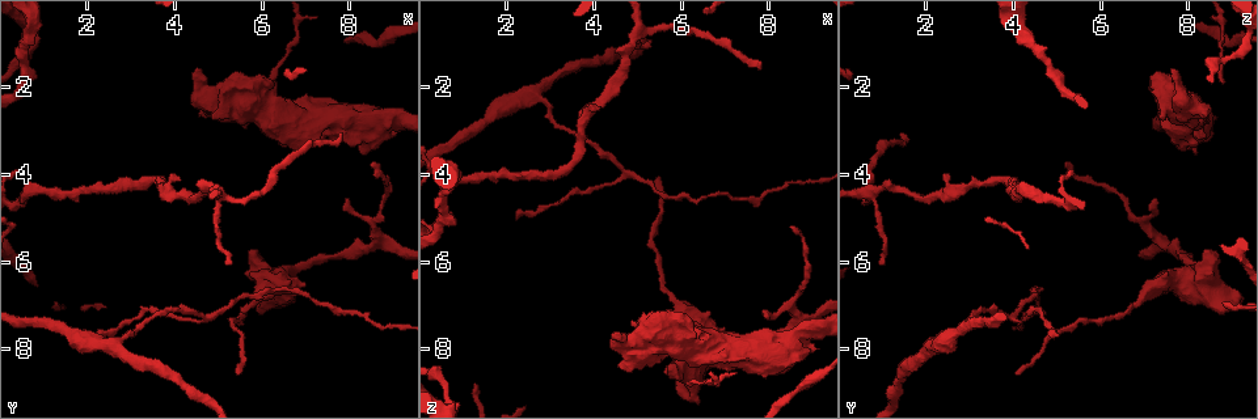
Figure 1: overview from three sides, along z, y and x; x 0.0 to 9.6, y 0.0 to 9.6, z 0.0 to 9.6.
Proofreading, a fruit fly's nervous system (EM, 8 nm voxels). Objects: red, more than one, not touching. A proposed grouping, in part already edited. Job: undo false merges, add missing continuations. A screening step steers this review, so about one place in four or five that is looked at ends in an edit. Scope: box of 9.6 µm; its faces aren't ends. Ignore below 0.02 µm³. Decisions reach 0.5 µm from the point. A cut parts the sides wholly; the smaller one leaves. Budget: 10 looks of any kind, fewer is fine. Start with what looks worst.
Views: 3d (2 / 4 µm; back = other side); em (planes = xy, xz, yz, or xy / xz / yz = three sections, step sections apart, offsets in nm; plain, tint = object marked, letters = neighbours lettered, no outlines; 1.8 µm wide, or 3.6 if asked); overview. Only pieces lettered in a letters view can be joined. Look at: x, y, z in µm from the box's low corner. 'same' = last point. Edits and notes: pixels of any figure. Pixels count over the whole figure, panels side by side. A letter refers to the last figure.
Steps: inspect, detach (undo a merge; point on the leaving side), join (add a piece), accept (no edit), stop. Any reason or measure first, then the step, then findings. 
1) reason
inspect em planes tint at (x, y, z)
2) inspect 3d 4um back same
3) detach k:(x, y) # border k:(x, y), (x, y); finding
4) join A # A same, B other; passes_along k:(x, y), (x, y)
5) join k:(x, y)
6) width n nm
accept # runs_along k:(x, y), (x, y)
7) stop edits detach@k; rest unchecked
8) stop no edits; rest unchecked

calibre changes
inspect 3d 4um back at (8.80, 2.80, 7.50)

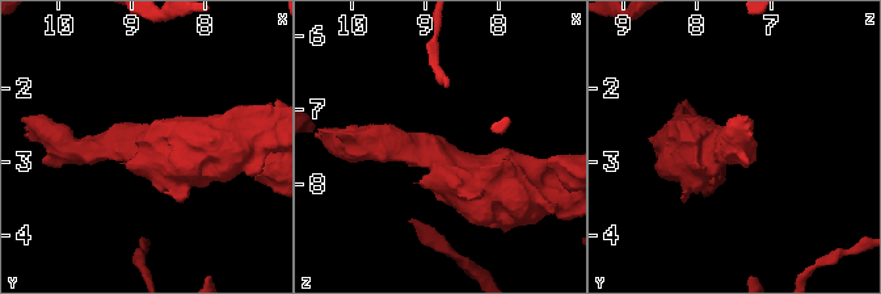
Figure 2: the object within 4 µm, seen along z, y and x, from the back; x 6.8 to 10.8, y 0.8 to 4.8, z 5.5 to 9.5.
inspect em xy step 4 tint same

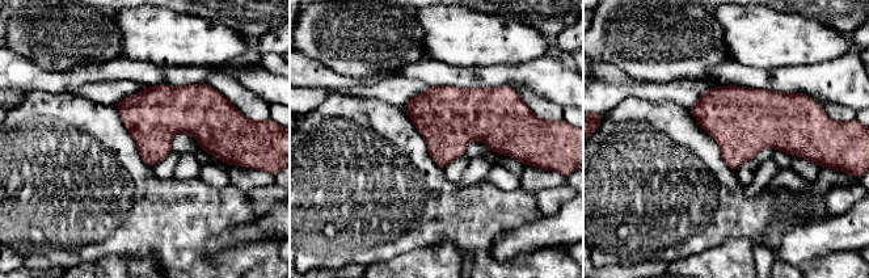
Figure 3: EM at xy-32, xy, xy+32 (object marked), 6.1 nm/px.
inspect em yz step 8 letters same

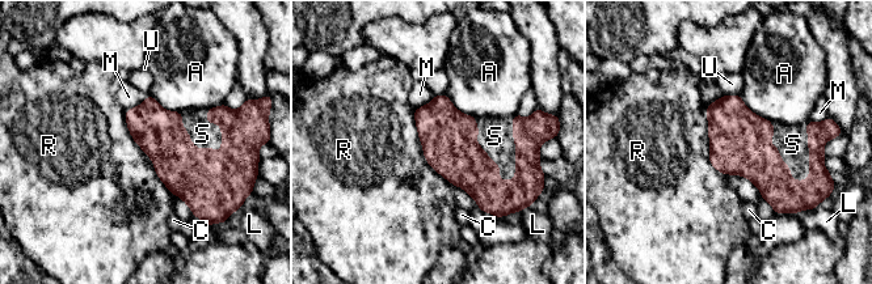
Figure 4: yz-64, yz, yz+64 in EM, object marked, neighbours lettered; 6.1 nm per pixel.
arm_widths 300, 700 nm
join S # A other, C other, L other, M other, R other, S same, U other; it goes on there

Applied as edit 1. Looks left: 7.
free end
inspect 3d 4um at (5.70, 6.25, 7.45)

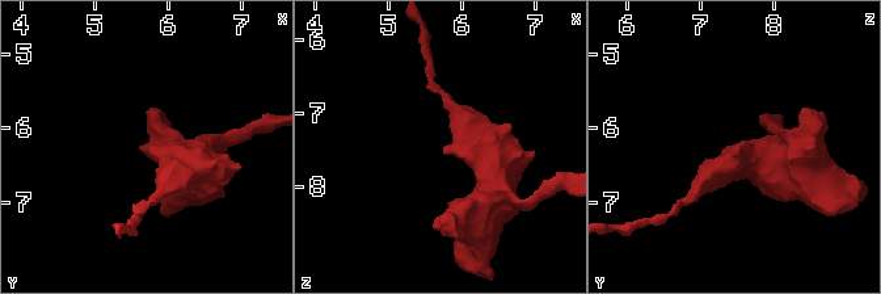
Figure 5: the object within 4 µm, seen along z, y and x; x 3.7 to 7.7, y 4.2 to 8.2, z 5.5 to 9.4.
need the tissue
inspect em 3.6um xz step 4 letters at (5.70, 6.30, 7.50)

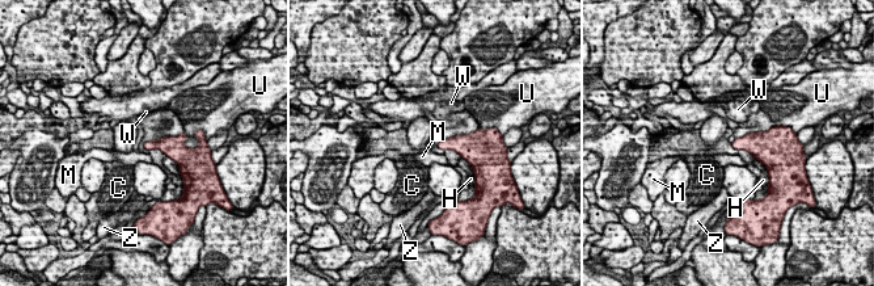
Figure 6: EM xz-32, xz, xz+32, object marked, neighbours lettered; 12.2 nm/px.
accept # C other, H other, M other, U other, W other, Z other; border 6:(436, 146), (443, 151); none of them fits

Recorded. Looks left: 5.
sharp bend
inspect 3d 2um back at (0.80, 0.65, 4.10)

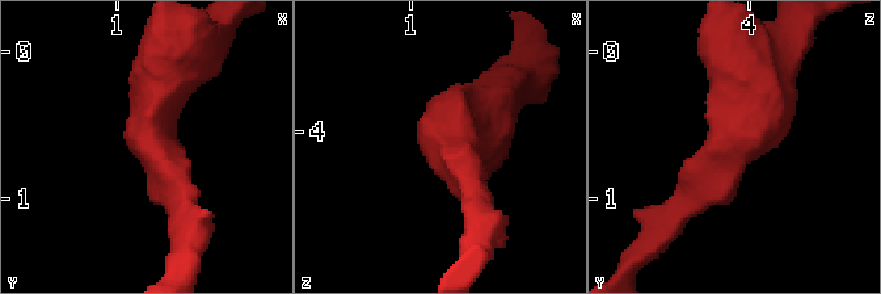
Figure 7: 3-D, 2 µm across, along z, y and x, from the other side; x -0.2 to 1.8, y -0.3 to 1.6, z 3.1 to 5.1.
inspect em 3.6um xz step 16 tint at (0.72, 0.64, 4.08)

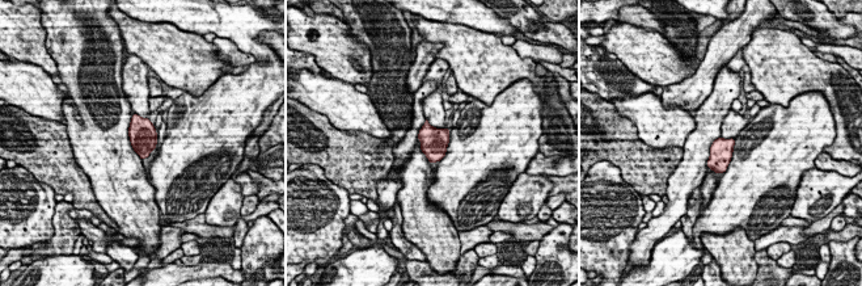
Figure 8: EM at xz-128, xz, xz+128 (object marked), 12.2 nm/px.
inspect em 3.6um planes letters same

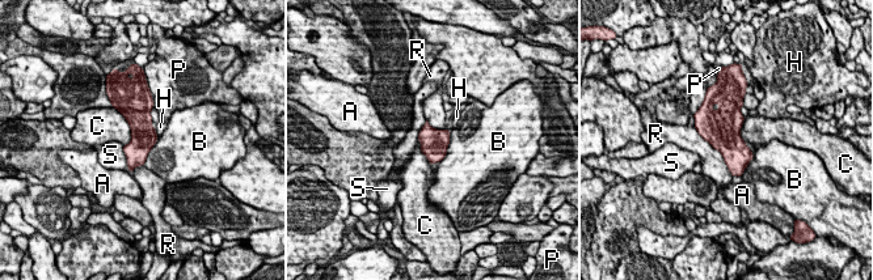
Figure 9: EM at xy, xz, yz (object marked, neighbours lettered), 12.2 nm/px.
accept # A other, B other, C other, H other, P other, R other, S other; border 9:(114, 106), (130, 128), (126, 145); all the same cell

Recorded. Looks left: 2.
stop edits join@4; rest unchecked

